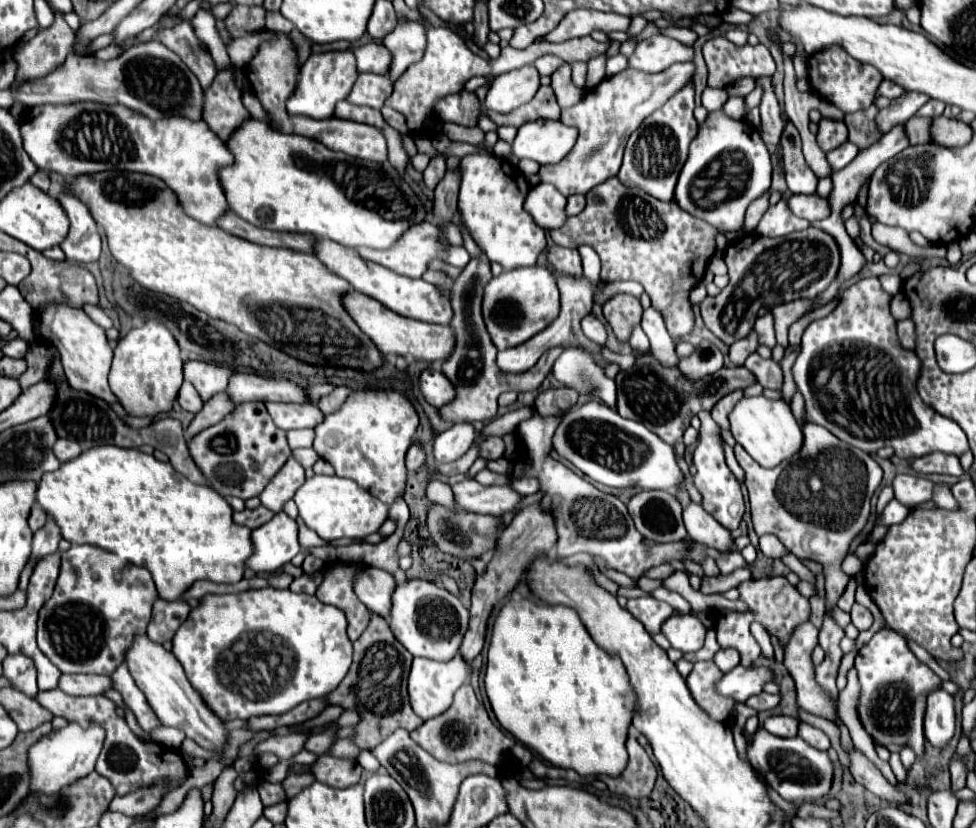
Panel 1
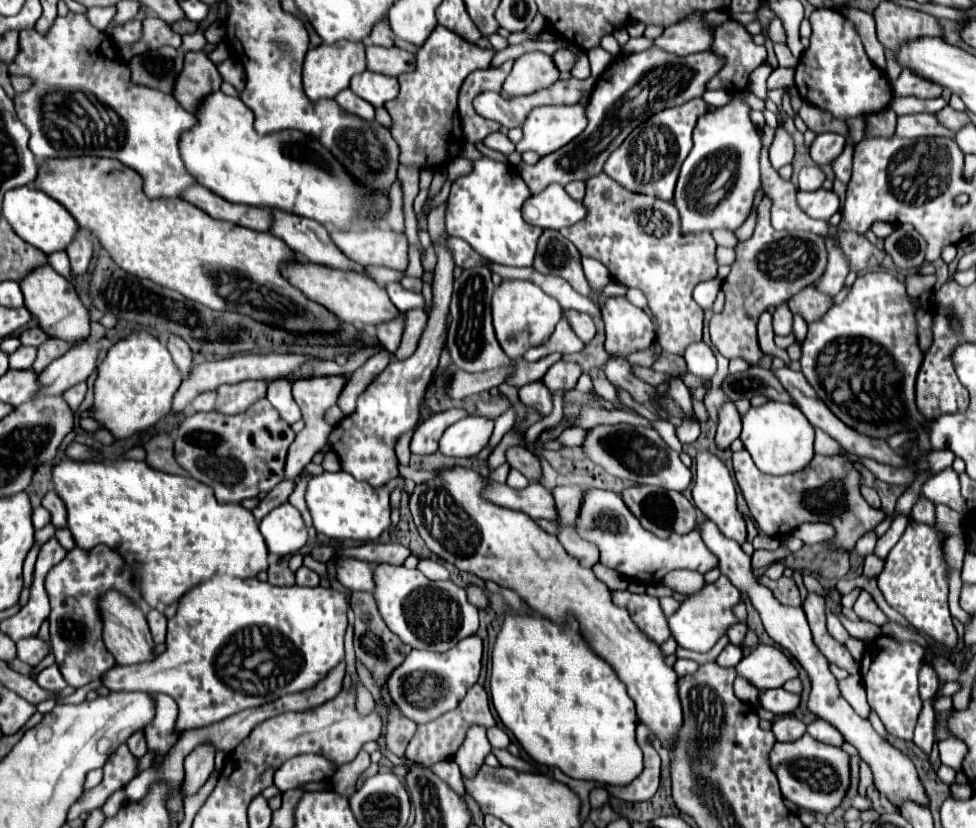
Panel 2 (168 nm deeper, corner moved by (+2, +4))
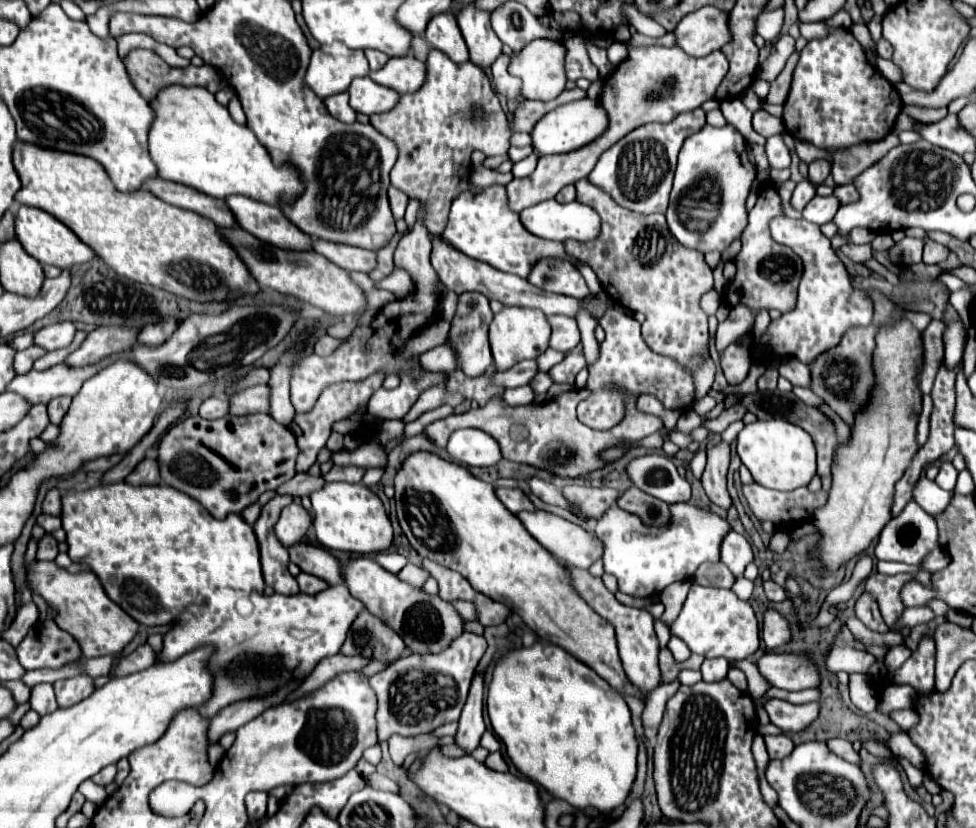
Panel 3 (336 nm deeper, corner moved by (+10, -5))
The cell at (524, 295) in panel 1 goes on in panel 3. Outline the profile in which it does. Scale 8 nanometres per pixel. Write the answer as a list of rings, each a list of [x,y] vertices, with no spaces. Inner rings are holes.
[[[504,306],[498,314],[494,314],[490,322],[490,348],[496,370],[506,370],[516,362],[536,358],[548,348],[548,342],[550,342],[550,324],[542,310]]]

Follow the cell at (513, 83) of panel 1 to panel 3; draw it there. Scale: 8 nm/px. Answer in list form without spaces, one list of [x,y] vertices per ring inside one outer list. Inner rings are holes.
[[[534,40],[530,42],[524,50],[520,50],[510,66],[508,66],[508,72],[516,78],[522,80],[522,98],[530,98],[530,100],[552,100],[556,98],[562,90],[564,90],[564,84],[566,84],[566,74],[564,74],[564,46],[560,42],[554,42],[554,40]]]

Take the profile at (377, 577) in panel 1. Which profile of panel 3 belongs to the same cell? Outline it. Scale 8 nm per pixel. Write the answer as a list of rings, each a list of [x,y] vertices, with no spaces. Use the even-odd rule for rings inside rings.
[[[298,542],[288,552],[290,552],[290,560],[302,572],[308,572],[312,576],[318,576],[318,578],[326,580],[330,586],[344,584],[342,568],[340,568],[338,560],[328,550],[324,550],[320,546],[312,546],[312,544]]]

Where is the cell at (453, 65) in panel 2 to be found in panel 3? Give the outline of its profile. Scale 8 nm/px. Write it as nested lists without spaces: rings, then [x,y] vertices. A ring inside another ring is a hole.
[[[430,48],[426,58],[426,80],[420,90],[400,94],[398,106],[384,114],[370,116],[370,124],[398,146],[398,160],[390,172],[392,186],[418,198],[426,208],[426,228],[430,234],[442,234],[450,202],[464,190],[478,190],[468,184],[472,172],[470,154],[474,150],[486,156],[504,156],[510,148],[508,118],[500,108],[496,94],[484,70],[472,62],[456,64],[438,48]],[[480,104],[486,110],[484,122],[470,122],[470,108]]]

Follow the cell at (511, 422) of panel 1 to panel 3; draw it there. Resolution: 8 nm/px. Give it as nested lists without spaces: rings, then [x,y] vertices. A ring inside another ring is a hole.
[[[328,482],[310,494],[318,542],[330,550],[372,554],[392,544],[392,526],[380,498],[362,482]]]

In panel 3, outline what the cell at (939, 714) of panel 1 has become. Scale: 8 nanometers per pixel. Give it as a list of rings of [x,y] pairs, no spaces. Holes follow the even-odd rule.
[[[924,638],[918,650],[892,672],[892,680],[910,684],[918,694],[934,692],[934,640]]]

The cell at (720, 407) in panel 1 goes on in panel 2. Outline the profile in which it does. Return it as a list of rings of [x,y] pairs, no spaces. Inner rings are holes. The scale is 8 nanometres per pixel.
[[[726,403],[720,409],[720,421],[718,421],[718,431],[716,431],[716,447],[726,451],[734,439],[740,437],[742,421],[740,415],[734,407],[734,403]]]

